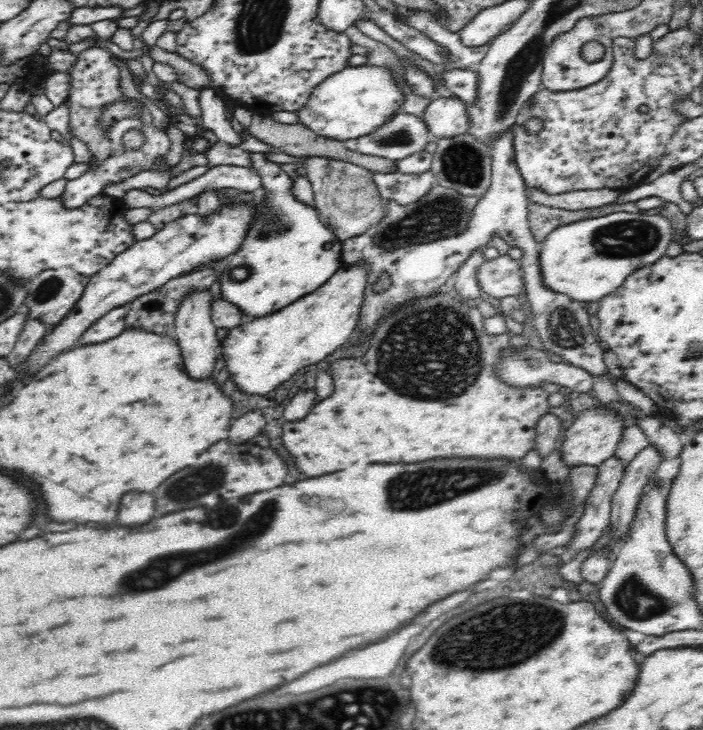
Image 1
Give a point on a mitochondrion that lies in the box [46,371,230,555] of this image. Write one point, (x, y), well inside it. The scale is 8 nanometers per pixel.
(192, 485)

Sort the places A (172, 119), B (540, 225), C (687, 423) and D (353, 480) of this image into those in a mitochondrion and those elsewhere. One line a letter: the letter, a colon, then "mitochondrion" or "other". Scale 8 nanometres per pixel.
A: other
B: other
C: other
D: other

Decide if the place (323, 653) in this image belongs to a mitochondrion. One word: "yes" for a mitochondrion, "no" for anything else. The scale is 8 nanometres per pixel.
no

